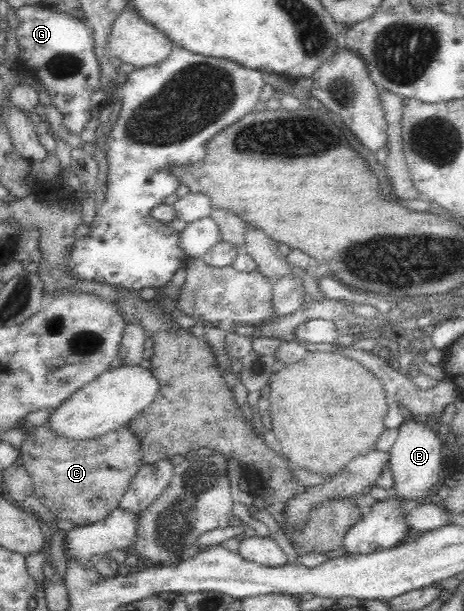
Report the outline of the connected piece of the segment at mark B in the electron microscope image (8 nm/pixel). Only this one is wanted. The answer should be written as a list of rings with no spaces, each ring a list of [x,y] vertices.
[[[405,414],[405,419],[397,428],[396,441],[390,449],[390,472],[395,484],[392,495],[398,495],[411,502],[422,502],[434,486],[439,484],[441,453],[444,441],[436,435],[436,427],[427,418]]]

